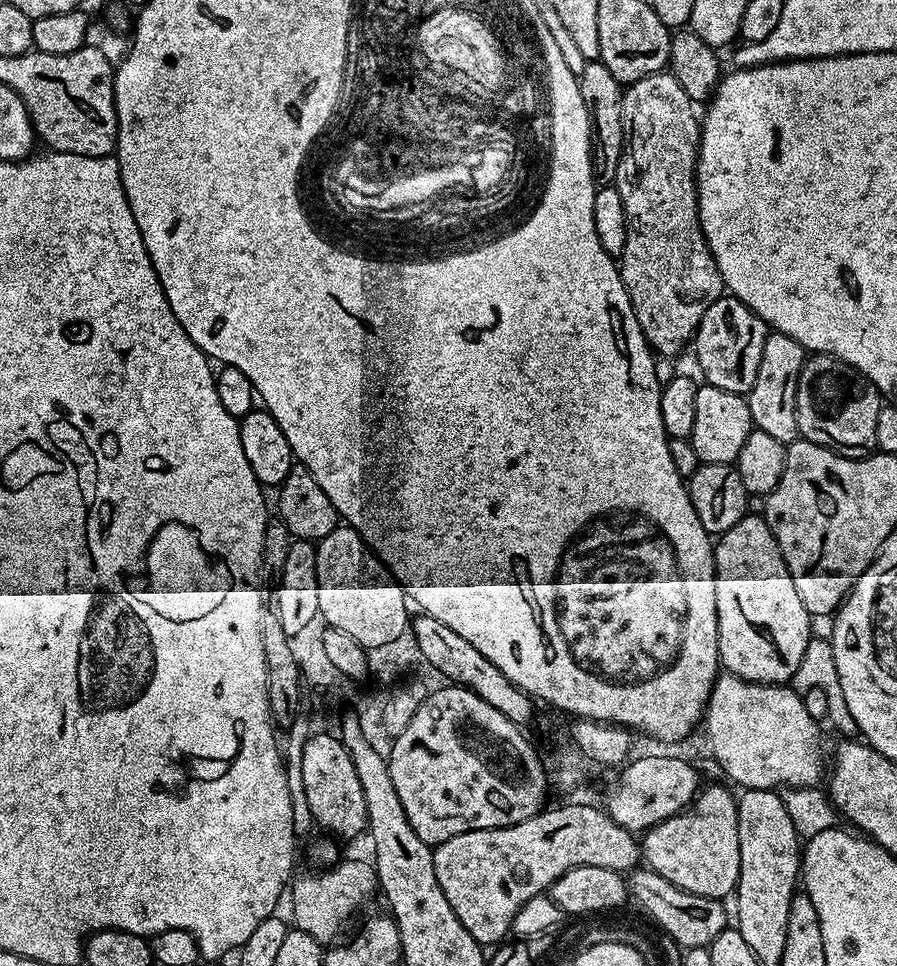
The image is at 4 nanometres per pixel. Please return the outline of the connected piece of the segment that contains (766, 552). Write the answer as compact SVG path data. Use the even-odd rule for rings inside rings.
M746 514L733 526L731 530L723 533L715 541L714 555L716 558L716 613L718 614L718 650L720 651L720 662L723 671L729 676L737 676L748 680L752 684L779 684L781 686L789 683L796 675L798 666L804 661L806 650L810 646L808 640L812 636L813 617L808 615L806 606L802 606L802 598L798 598L798 590L794 590L794 578L790 578L790 570L782 558L782 550L770 530L770 526L764 520L763 515Z

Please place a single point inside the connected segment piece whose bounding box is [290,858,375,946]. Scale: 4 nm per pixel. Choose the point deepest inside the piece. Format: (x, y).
(322, 904)

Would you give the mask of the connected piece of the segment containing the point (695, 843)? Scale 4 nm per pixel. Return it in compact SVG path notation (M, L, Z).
M712 784L707 788L708 785L685 811L648 829L642 840L642 860L674 886L723 901L735 893L740 877L737 797L734 792L732 796L731 787Z

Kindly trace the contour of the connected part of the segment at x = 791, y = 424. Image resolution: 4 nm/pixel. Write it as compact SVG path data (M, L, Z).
M769 331L766 346L762 346L762 362L758 362L758 378L754 378L754 386L746 394L753 425L759 431L770 434L770 438L778 438L778 442L786 446L800 436L796 421L796 395L805 359L806 349L794 342L794 338Z

